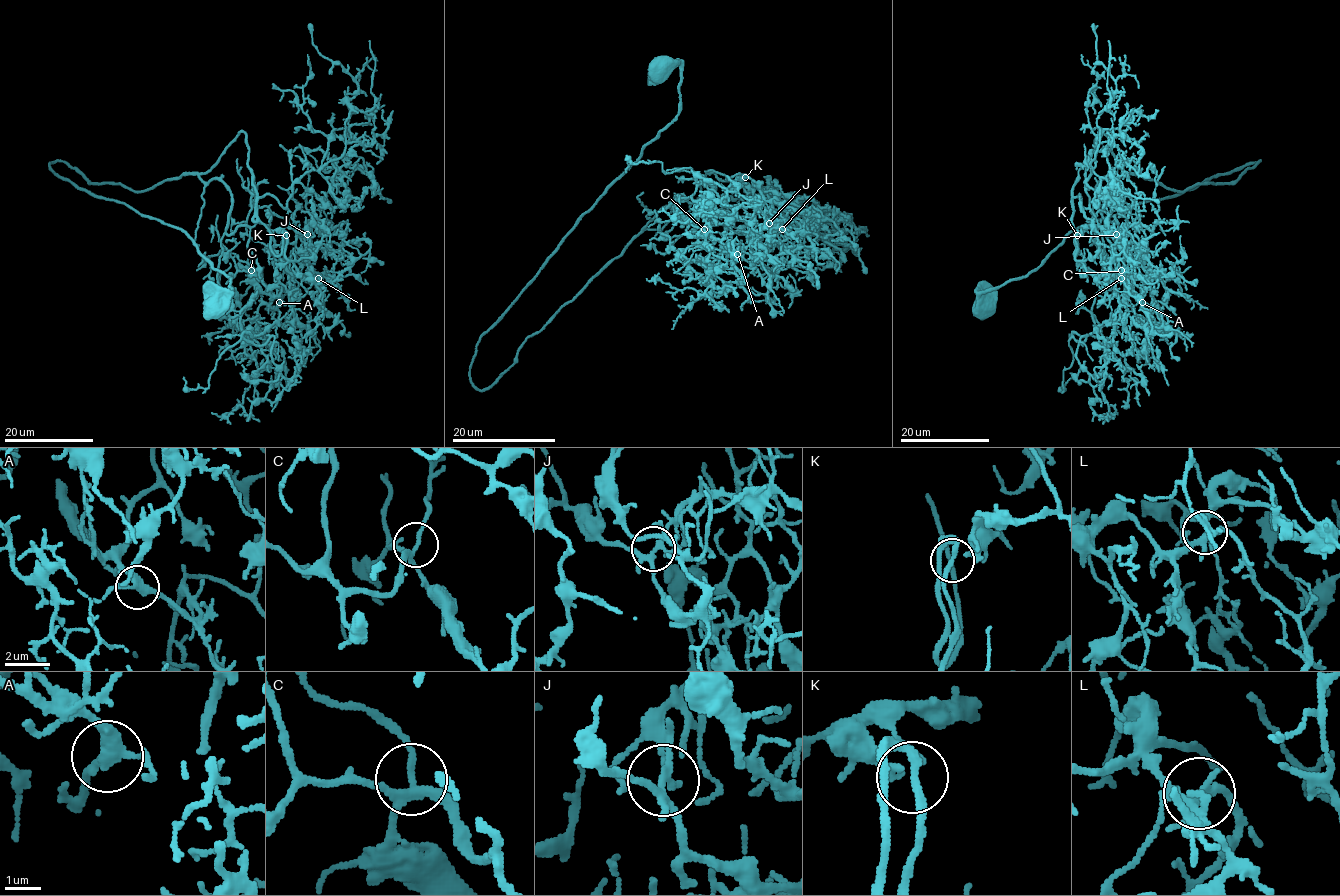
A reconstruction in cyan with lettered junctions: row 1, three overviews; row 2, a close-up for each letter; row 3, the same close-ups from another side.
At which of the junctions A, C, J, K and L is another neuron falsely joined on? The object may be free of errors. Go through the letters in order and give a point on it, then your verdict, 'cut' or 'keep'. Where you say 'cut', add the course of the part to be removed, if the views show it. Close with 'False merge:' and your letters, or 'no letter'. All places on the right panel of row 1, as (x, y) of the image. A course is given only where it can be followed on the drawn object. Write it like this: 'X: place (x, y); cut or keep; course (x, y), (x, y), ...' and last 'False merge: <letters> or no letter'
A: place (1142, 302); keep
C: place (1121, 270); keep
J: place (1116, 234); keep
K: place (1077, 235); keep
L: place (1121, 278); keep
False merge: no letter

